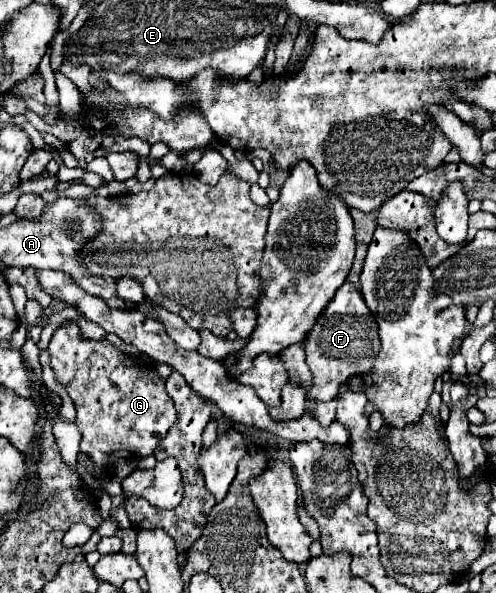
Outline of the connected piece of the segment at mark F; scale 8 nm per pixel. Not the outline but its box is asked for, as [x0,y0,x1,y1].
[306,282,378,402]

